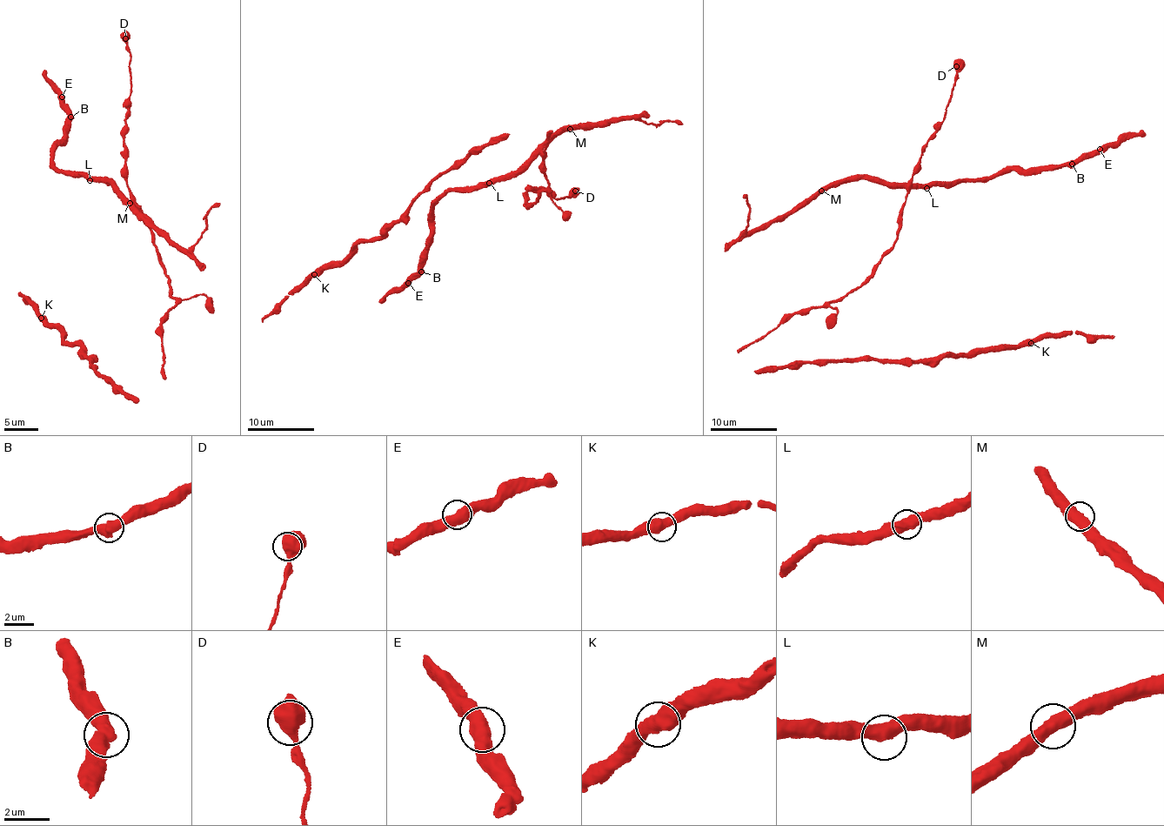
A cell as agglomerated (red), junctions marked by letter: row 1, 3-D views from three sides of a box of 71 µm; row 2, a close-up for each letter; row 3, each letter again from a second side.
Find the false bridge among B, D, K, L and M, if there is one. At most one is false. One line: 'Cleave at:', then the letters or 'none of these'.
Cleave at: none of these

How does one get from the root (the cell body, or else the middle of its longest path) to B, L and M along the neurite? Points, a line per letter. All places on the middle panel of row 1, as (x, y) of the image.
B: (543, 160), (548, 185), (526, 207), (528, 191), (518, 174), (445, 194), (434, 207), (421, 271)
L: (543, 160), (548, 185), (526, 207), (528, 191), (520, 174), (501, 175), (489, 183)
M: (543, 160), (548, 185), (526, 207), (528, 191), (520, 174), (525, 164), (570, 129)

